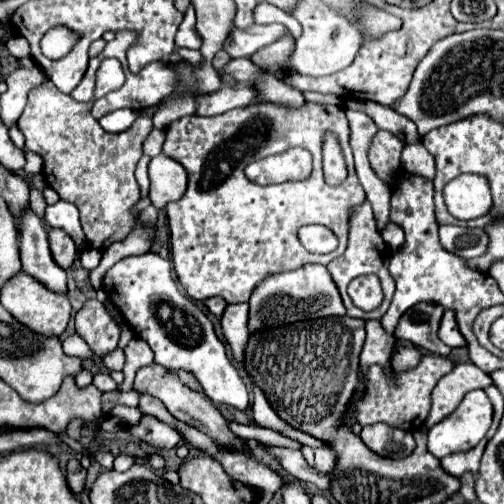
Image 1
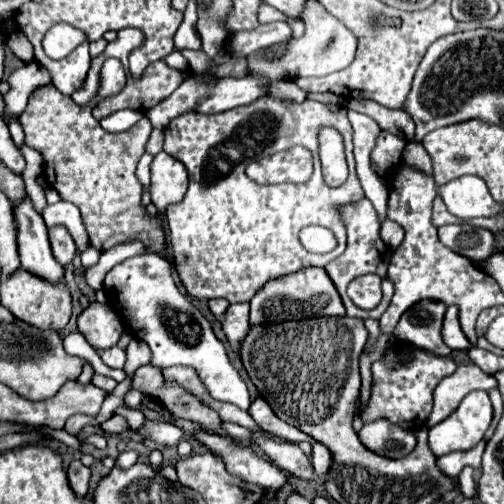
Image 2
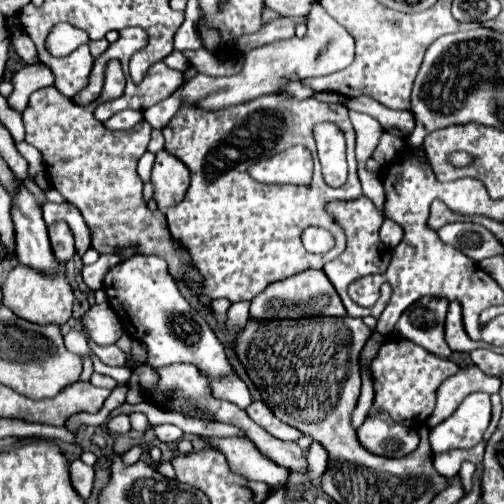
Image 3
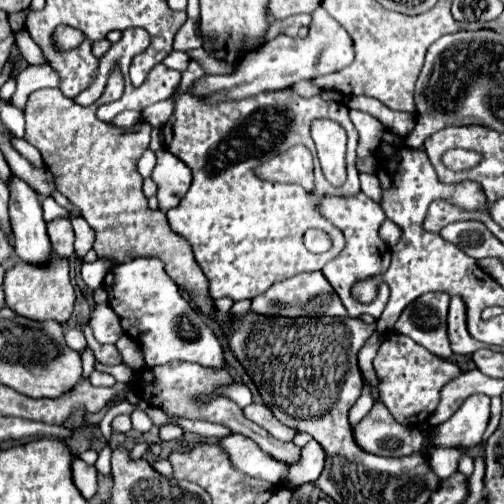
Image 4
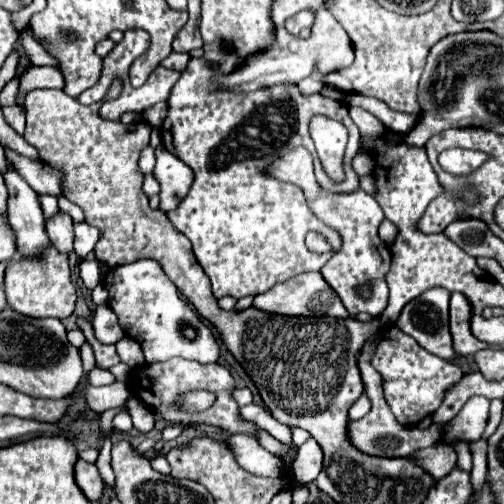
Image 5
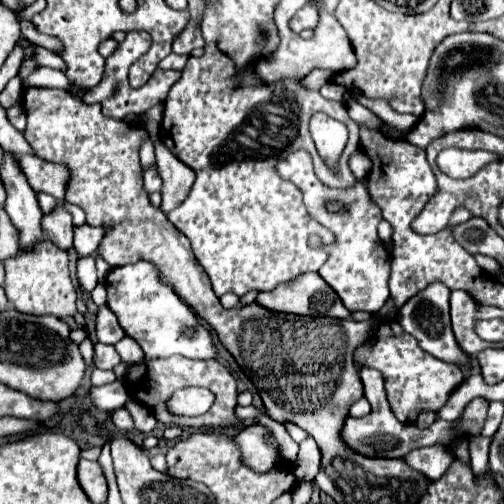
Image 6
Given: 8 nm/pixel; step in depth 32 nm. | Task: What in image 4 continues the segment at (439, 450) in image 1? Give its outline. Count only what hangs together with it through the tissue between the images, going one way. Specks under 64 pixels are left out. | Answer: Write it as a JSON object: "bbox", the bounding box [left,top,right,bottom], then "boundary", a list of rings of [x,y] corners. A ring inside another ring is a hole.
{"bbox":[432,394,490,448],"boundary":[[[482,394],[468,396],[458,412],[436,426],[432,432],[434,448],[472,448],[482,442],[482,434],[490,420],[490,398]]]}

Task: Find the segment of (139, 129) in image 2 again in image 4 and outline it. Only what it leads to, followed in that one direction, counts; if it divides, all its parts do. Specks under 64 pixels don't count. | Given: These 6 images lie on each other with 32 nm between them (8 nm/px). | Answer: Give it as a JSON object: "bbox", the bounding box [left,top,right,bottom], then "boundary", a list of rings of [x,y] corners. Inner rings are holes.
{"bbox":[24,66,216,318],"boundary":[[[114,66],[110,78],[108,78],[108,84],[106,84],[106,90],[102,94],[102,100],[98,100],[96,104],[106,104],[106,102],[112,102],[112,100],[118,100],[124,92],[124,78],[122,78],[122,72],[118,66]],[[56,88],[32,92],[24,116],[24,140],[40,150],[46,168],[54,176],[56,190],[82,212],[84,220],[96,232],[96,254],[100,258],[112,258],[114,262],[132,260],[136,256],[160,258],[166,264],[168,276],[190,292],[206,316],[216,318],[206,276],[194,262],[188,242],[170,230],[164,212],[148,208],[148,200],[142,194],[136,162],[150,144],[150,124],[142,120],[132,128],[114,128],[96,118],[96,104],[80,106]]]}

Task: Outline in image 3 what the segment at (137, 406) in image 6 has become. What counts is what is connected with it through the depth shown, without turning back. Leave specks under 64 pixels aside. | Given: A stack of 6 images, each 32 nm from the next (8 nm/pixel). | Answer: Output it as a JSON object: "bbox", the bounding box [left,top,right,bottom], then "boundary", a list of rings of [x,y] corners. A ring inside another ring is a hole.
{"bbox":[128,412,150,432],"boundary":[[[134,412],[134,414],[128,414],[128,418],[130,418],[130,424],[132,424],[132,430],[144,432],[144,430],[150,426],[150,422],[146,420],[146,416],[144,416],[142,412]]]}

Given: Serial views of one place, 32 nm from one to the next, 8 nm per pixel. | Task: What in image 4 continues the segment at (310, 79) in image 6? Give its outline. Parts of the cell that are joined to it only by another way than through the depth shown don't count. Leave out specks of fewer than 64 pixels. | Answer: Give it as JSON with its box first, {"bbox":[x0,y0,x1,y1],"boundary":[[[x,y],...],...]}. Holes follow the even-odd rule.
{"bbox":[290,80,320,98],"boundary":[[[304,80],[304,82],[296,82],[294,86],[290,86],[290,90],[294,90],[298,96],[302,96],[302,98],[308,98],[308,96],[312,96],[312,94],[318,94],[320,92],[320,88],[316,88],[310,80]]]}

